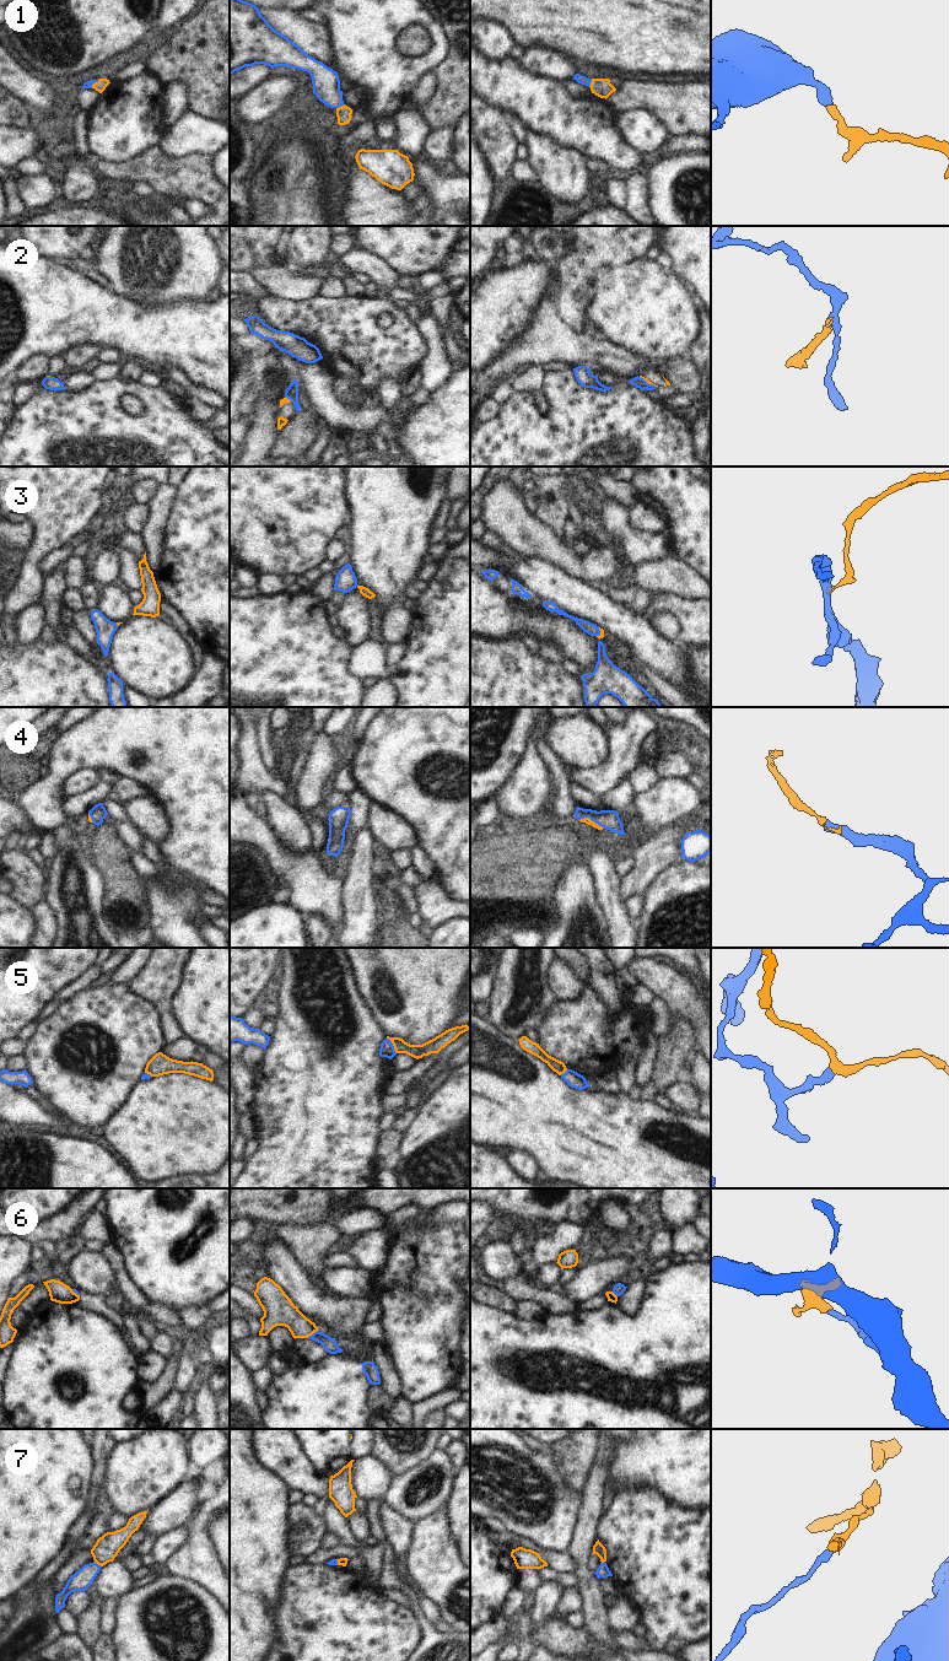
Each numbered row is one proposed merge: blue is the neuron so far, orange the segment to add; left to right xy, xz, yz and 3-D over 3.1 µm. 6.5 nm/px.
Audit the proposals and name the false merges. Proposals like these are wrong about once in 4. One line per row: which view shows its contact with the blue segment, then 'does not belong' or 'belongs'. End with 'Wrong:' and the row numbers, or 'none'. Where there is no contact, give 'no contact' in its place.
1: meets blue in xz; belongs
2: meets blue in yz; does not belong
3: meets blue in yz; belongs
4: meets blue in yz; belongs
5: meets blue in xz; does not belong
6: meets blue in xz; belongs
7: meets blue in xy; does not belong
Wrong: 2, 5, 7

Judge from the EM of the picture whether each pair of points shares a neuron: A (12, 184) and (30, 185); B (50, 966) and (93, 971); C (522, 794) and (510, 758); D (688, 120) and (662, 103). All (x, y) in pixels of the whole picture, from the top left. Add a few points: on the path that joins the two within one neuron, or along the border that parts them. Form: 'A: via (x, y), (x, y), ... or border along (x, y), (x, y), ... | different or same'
A: border along (17, 179), (20, 195), (27, 206) | different
B: border along (92, 965), (63, 987) | different
C: border along (528, 745), (522, 761), (497, 791) | different
D: via (681, 114), (668, 103) | same

